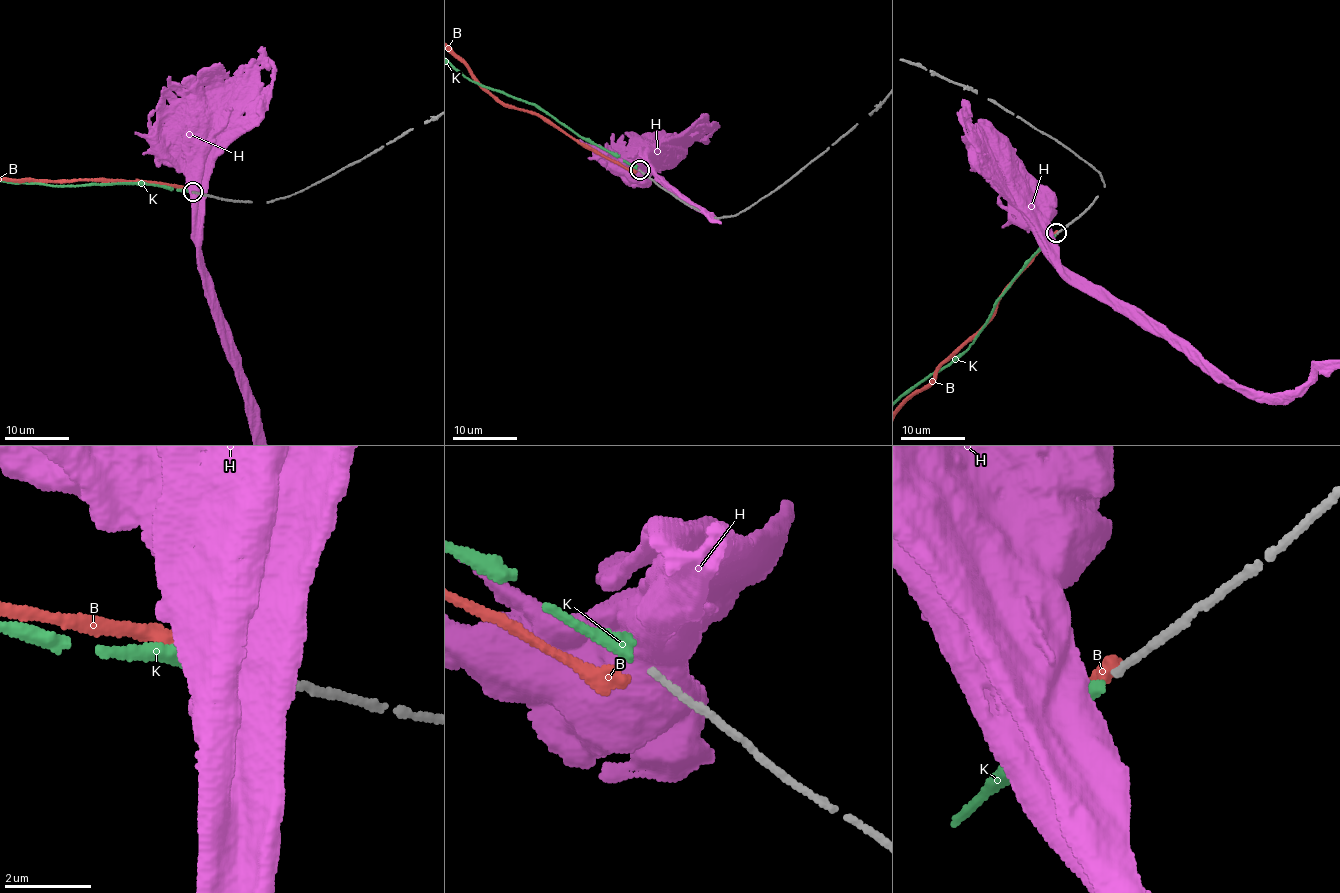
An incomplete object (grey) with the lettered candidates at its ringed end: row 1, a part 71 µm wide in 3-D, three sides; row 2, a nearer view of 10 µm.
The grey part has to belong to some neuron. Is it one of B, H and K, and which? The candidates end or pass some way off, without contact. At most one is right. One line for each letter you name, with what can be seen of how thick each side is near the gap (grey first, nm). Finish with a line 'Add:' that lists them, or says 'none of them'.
K: calibres 160 and 360 nm
Add: K

